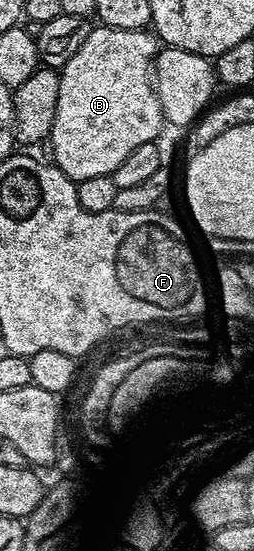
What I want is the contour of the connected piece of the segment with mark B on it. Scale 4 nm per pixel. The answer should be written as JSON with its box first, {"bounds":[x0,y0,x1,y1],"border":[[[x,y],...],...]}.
{"bounds":[49,25,165,184],"border":[[[96,25],[89,32],[89,36],[85,36],[81,48],[77,48],[77,52],[73,52],[73,56],[69,56],[69,60],[59,70],[59,95],[57,96],[57,112],[53,116],[53,128],[49,139],[49,147],[51,146],[51,154],[54,165],[58,166],[60,172],[72,182],[78,184],[89,180],[90,178],[106,178],[117,168],[117,164],[121,164],[121,160],[125,160],[125,156],[129,156],[129,152],[133,152],[133,148],[141,148],[141,144],[149,144],[158,139],[159,129],[165,126],[163,117],[163,109],[159,103],[159,97],[155,91],[153,81],[153,67],[155,65],[155,56],[161,49],[161,43],[150,29],[145,30],[126,30],[125,28],[113,28],[112,26]]]}

